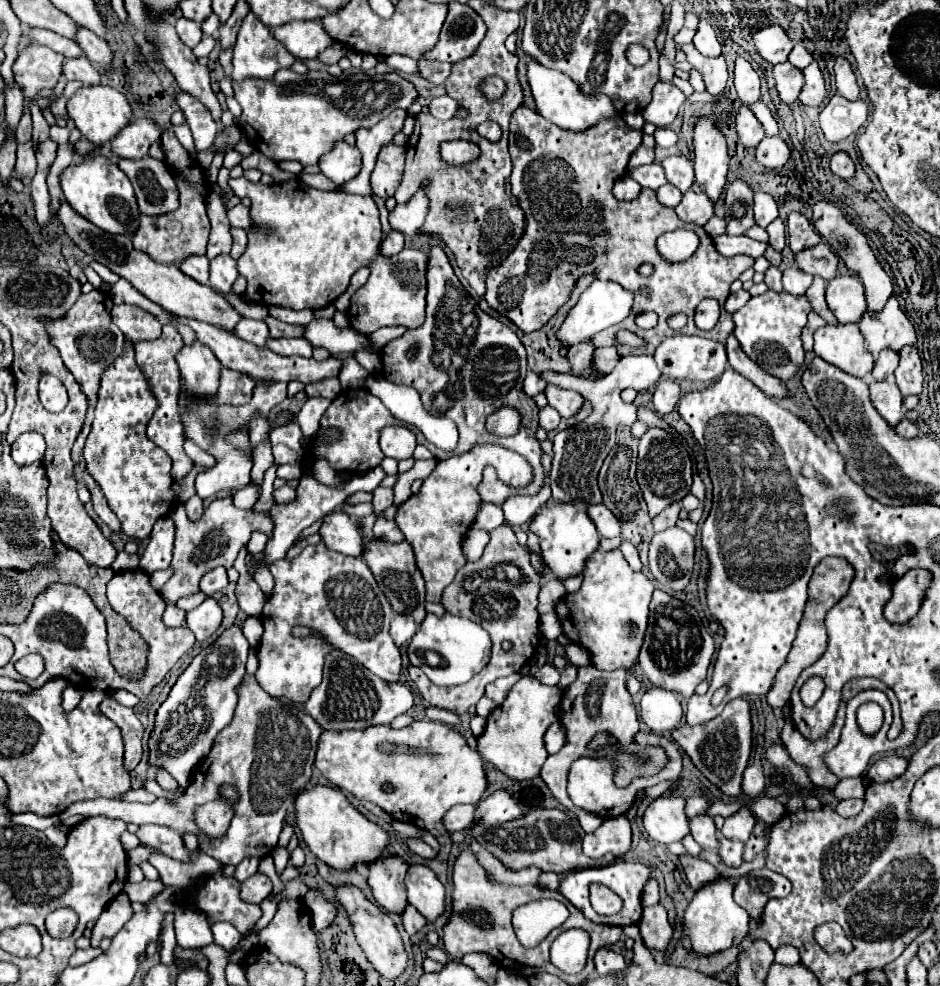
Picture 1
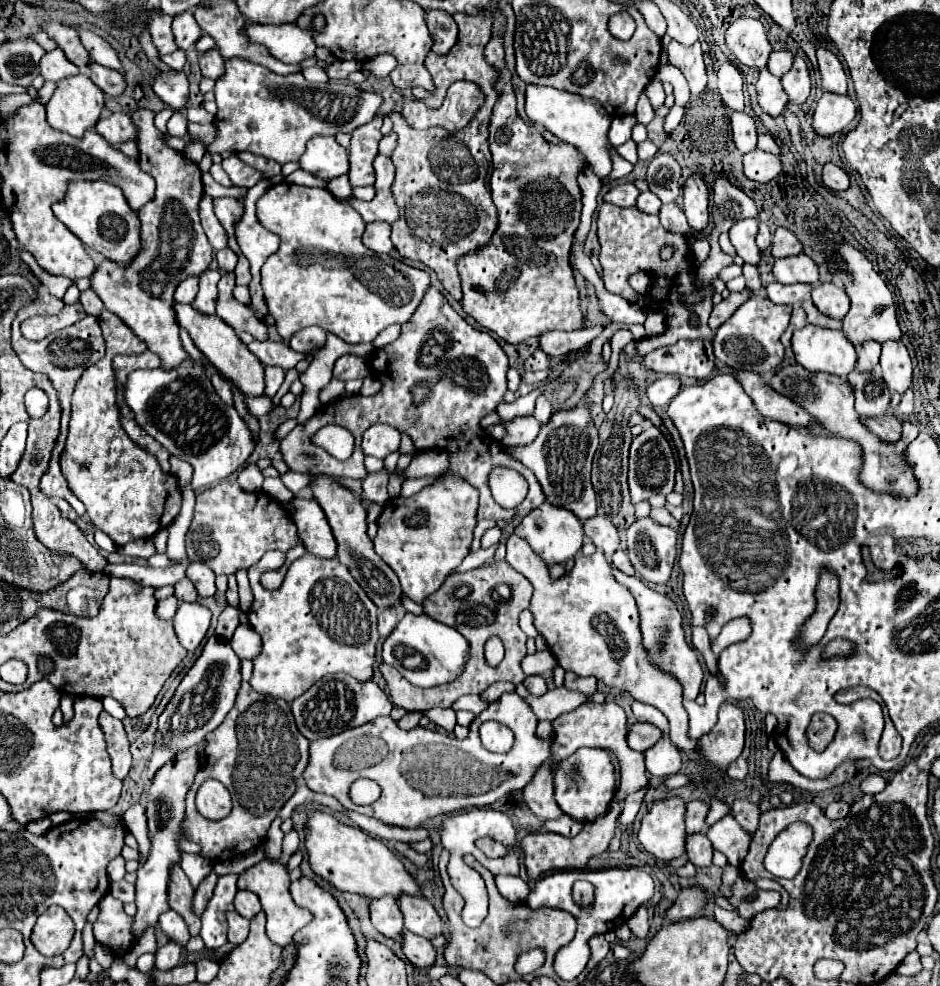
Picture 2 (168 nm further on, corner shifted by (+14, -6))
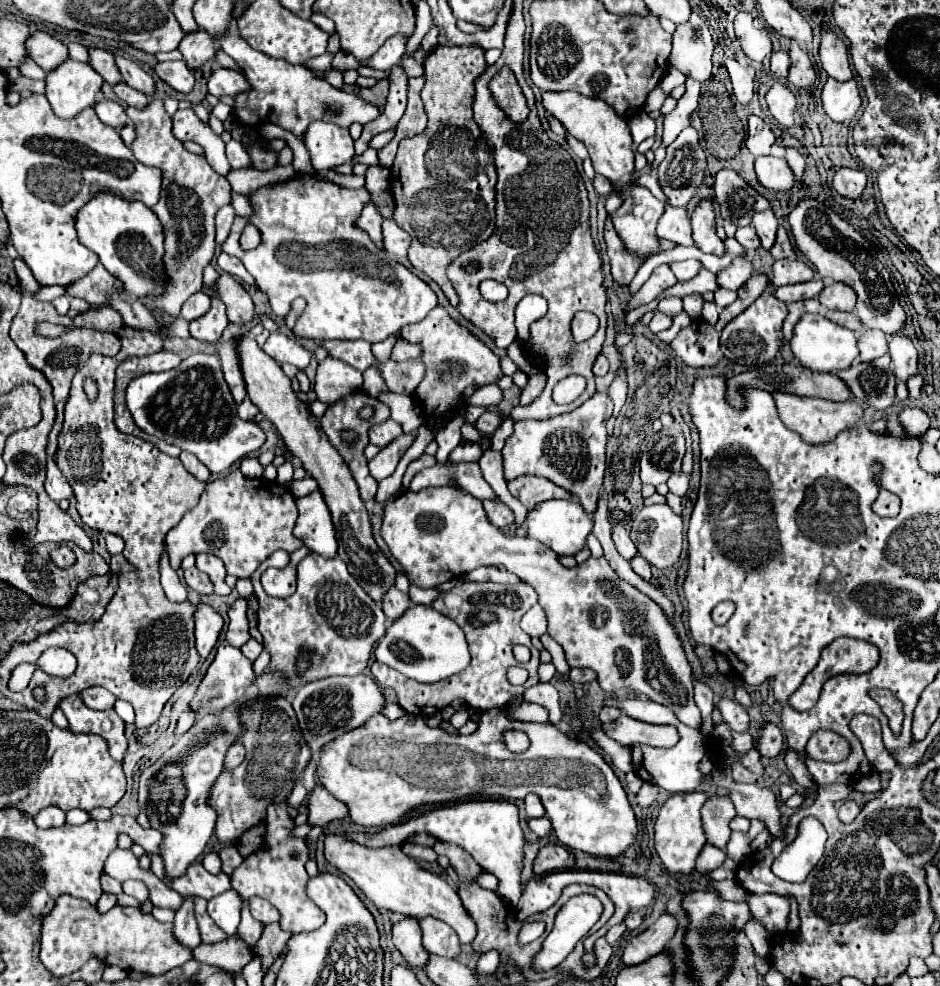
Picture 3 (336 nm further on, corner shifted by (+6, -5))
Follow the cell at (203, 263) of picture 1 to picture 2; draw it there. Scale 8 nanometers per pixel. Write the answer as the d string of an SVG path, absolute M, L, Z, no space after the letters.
M188 276L186 280L182 280L174 292L174 298L178 302L184 302L184 304L190 304L194 302L194 296L198 292L198 276Z

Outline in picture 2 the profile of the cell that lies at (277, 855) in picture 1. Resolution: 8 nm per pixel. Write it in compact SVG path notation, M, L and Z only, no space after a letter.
M276 818L270 826L270 830L268 830L266 840L264 840L264 852L266 852L268 860L270 858L280 858L280 848L282 848L282 838L284 838L284 834L280 830L280 824L282 824L282 820Z

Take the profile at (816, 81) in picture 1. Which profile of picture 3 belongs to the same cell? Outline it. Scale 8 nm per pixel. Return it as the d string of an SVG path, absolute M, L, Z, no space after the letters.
M796 41L790 43L790 73L788 73L788 81L794 85L794 87L810 87L814 85L814 67L812 67L812 61L806 53L802 53L802 49L798 47Z

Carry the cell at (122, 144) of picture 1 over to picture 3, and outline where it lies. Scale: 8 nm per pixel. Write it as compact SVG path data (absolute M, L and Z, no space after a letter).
M100 99L94 107L96 115L100 121L104 121L106 125L114 127L114 129L122 129L122 125L126 123L126 113L124 113L124 107L120 103L114 103L114 101L108 101L108 99Z

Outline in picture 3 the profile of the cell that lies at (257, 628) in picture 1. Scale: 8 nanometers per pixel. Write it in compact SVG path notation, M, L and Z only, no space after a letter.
M250 639L250 641L248 641L246 645L242 645L240 649L242 649L242 653L244 653L250 661L254 661L254 659L262 653L262 645L260 645L256 639Z

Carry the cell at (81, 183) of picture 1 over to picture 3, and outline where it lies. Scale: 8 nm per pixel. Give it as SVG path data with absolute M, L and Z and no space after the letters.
M100 193L78 213L76 229L80 243L94 251L104 269L136 297L158 297L168 287L164 271L164 229L156 213L140 201L122 201L112 193Z

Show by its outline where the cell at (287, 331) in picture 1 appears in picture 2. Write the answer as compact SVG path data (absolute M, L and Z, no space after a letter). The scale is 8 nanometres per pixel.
M224 272L220 282L218 282L218 306L216 306L216 314L230 324L236 332L250 332L256 340L268 340L268 326L264 322L260 322L254 312L240 304L234 296L232 296L232 288L236 284L236 276L234 272Z

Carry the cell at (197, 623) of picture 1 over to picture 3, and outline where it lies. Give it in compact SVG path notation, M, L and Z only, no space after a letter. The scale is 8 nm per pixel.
M200 603L198 613L196 613L196 649L202 661L214 649L222 627L224 627L224 619L210 605Z

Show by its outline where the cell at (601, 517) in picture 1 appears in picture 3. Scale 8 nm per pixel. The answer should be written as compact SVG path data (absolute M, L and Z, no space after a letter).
M614 525L614 543L616 543L618 553L620 553L624 559L628 559L628 561L630 561L632 557L636 557L636 555L638 555L636 545L632 543L630 535L626 533L626 529L622 529L620 525Z

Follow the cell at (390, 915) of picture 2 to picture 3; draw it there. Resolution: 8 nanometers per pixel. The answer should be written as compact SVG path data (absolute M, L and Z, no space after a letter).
M404 917L402 921L394 923L392 935L396 949L402 953L410 967L426 967L428 953L426 949L422 949L422 931L418 921L410 921L410 917Z

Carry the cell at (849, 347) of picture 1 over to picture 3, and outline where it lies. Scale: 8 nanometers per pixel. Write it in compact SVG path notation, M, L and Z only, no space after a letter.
M806 313L798 319L798 323L794 325L794 335L790 339L790 349L804 367L812 371L824 371L824 373L848 369L848 365L858 355L854 333L842 325L832 323L820 313Z

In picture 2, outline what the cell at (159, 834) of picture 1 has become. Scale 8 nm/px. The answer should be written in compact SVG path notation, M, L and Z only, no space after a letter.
M178 864L172 866L170 882L168 882L168 898L170 898L168 902L170 902L170 908L176 910L178 914L182 914L182 918L186 920L186 924L190 928L190 934L196 936L200 932L200 918L194 916L192 910L190 910L192 896L194 896L194 888L188 882L184 870Z

